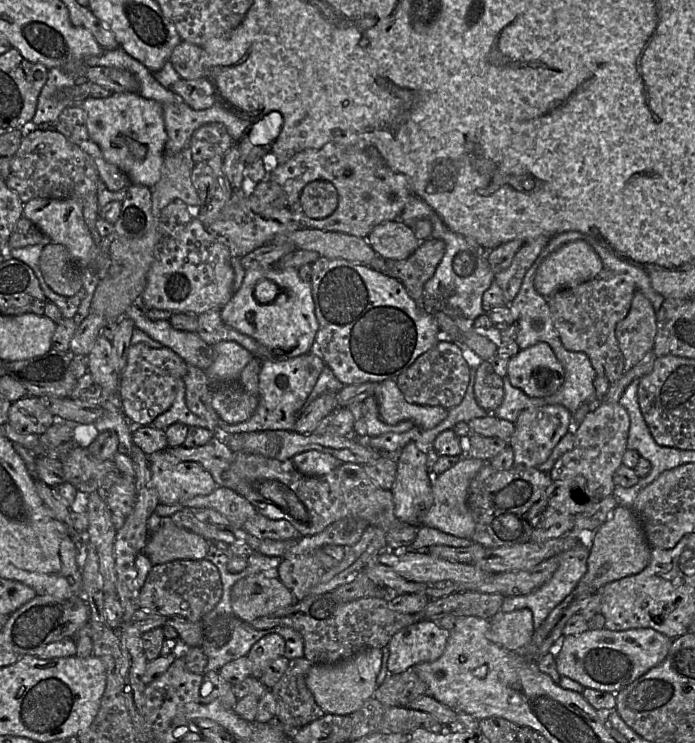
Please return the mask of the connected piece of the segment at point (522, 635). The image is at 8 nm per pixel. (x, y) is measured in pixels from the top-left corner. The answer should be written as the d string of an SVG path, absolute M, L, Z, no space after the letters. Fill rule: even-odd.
M529 608L507 613L499 611L490 620L489 639L506 650L522 652L531 642L534 631Z

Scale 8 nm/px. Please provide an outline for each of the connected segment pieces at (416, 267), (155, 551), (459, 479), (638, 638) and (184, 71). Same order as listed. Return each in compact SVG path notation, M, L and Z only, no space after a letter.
M429 238L404 260L386 260L386 275L399 280L421 308L424 285L434 275L445 253L445 242Z
M163 517L158 528L151 532L142 550L153 565L163 564L173 560L206 559L210 542L202 536L186 528L177 526L170 517Z
M463 457L455 465L436 476L431 475L433 504L421 519L421 525L436 528L459 538L470 539L475 531L475 523L467 505L471 480L487 462L473 457Z
M606 628L587 630L578 635L563 636L553 650L560 676L568 677L584 688L618 693L667 656L671 638L651 628L611 631Z
M181 41L172 51L169 62L183 79L204 78L202 66L202 47Z

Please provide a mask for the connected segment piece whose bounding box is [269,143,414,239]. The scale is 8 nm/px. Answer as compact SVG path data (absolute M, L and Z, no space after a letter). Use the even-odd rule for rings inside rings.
M327 143L318 149L305 149L278 165L269 180L283 188L288 209L304 228L339 232L364 239L377 225L398 219L406 203L414 196L407 177L393 171L372 146L348 147ZM315 180L330 182L338 193L335 211L322 219L308 218L300 205L302 190Z

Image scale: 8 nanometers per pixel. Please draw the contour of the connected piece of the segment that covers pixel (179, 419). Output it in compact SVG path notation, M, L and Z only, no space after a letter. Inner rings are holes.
M181 380L178 384L177 394L171 407L164 413L160 414L156 419L154 419L150 426L166 430L170 425L174 423L182 423L188 427L203 427L215 433L213 423L208 423L203 418L192 413L187 407L186 387L183 380Z

